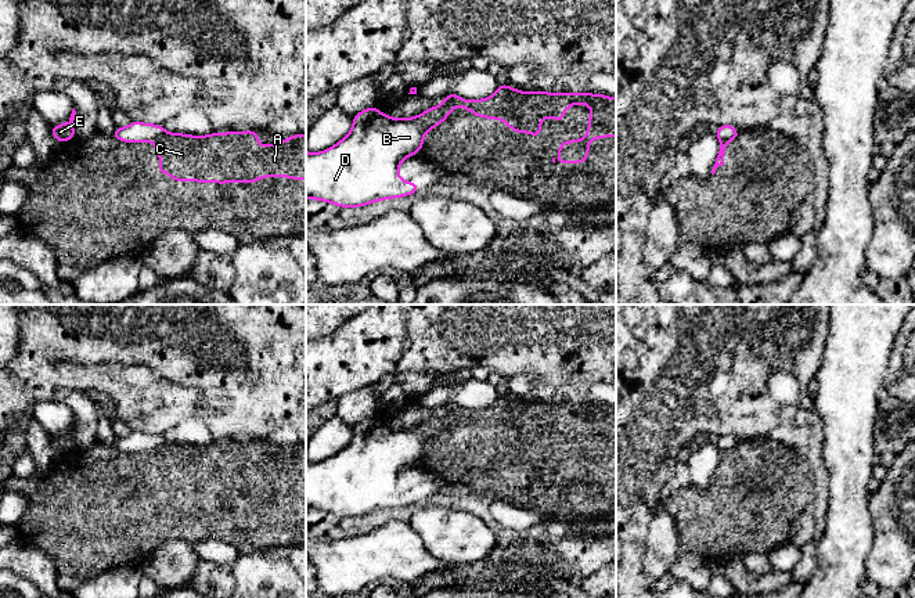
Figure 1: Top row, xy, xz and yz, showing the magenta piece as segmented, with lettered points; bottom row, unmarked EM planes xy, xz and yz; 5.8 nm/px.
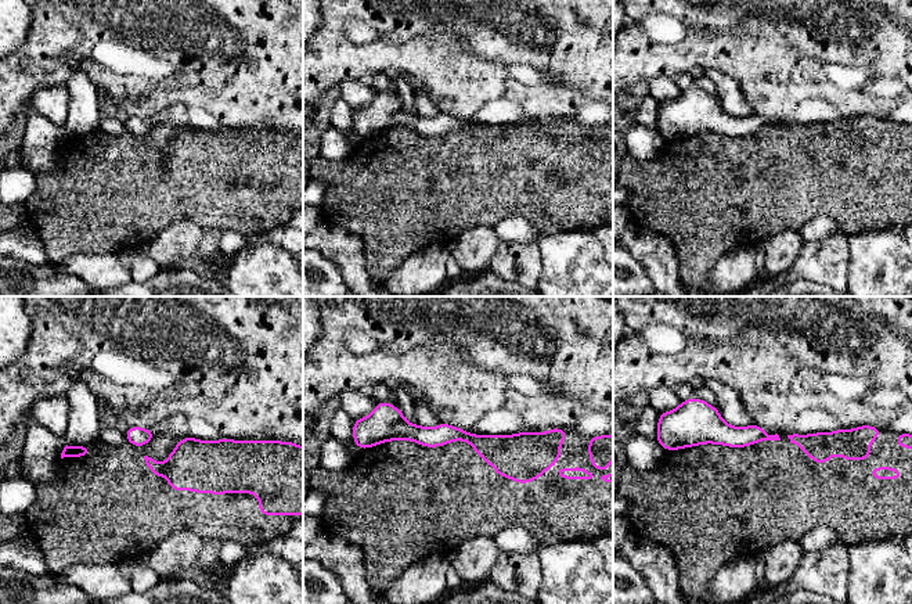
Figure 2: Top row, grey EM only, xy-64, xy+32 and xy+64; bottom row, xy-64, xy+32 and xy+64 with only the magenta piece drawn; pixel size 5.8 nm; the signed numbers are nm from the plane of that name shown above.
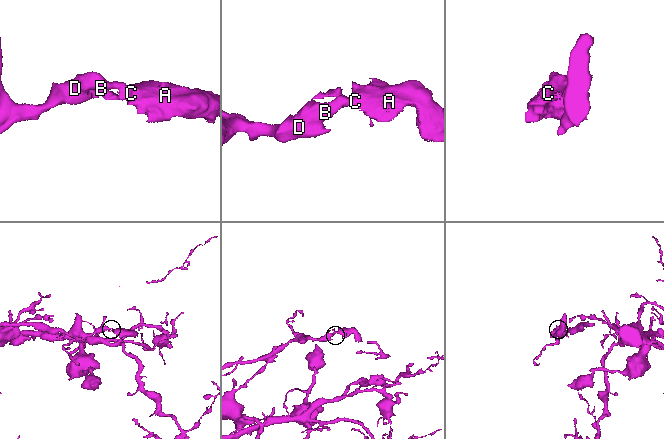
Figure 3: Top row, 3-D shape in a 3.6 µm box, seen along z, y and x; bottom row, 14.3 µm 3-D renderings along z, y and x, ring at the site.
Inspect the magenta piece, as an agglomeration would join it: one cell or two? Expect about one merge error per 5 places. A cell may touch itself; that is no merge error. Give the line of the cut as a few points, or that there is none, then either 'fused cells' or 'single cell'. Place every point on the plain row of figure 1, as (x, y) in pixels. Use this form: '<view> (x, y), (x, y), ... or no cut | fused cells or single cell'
xy (165, 442), (152, 451) | fused cells

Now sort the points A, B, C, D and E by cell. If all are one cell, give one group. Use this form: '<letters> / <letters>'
A C / B D E

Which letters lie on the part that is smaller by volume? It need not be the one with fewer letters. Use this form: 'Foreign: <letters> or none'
Foreign: A, C

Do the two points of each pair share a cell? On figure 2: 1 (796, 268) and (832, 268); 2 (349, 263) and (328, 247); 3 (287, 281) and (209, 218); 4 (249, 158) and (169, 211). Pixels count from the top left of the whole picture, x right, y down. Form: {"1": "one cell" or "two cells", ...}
{"1": "one cell", "2": "one cell", "3": "two cells", "4": "one cell"}

